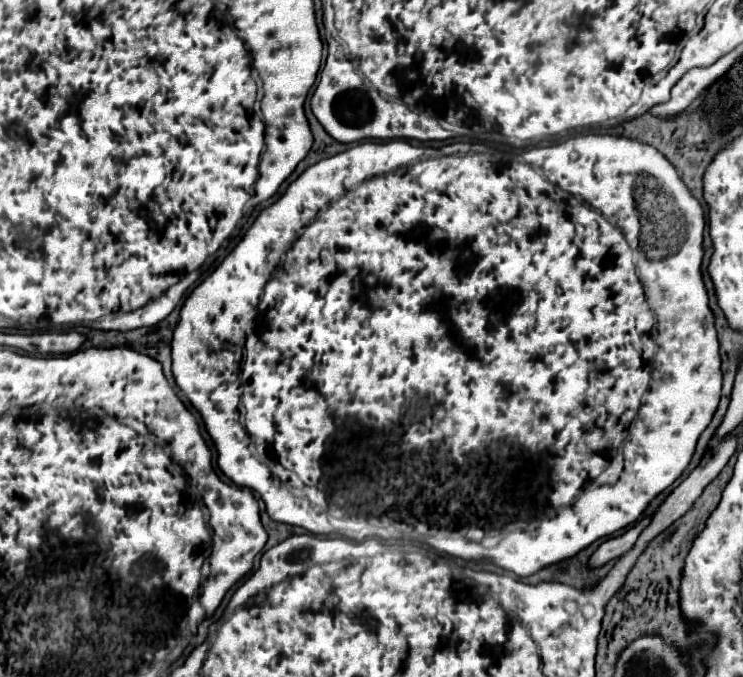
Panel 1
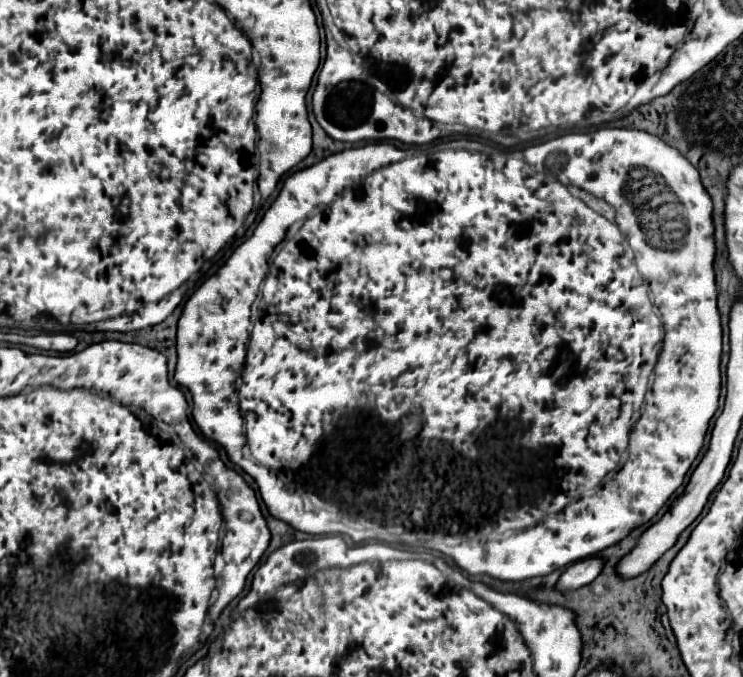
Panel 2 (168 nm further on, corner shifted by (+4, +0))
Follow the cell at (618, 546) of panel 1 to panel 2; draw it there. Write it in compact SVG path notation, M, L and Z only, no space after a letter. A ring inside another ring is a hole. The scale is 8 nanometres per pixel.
M593 556L593 558L585 558L585 560L579 560L575 564L571 564L559 578L559 590L577 590L579 586L585 586L589 582L593 582L601 570L605 566L605 560L599 558L599 556Z

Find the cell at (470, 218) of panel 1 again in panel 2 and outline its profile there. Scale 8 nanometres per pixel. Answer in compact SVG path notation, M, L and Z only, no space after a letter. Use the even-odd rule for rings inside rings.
M601 128L601 130L595 130L595 132L585 132L585 133L576 133L576 132L567 132L567 133L564 133L564 134L563 134L563 136L559 136L559 138L553 138L553 140L547 140L547 142L543 142L543 144L535 144L535 146L529 146L529 148L525 148L525 150L517 150L517 149L513 149L513 150L501 150L501 148L499 148L499 146L491 146L491 144L483 144L483 143L481 143L481 142L479 142L479 141L474 141L474 140L469 140L469 139L467 139L467 138L459 138L459 139L454 139L454 140L448 140L448 141L446 141L446 142L445 142L445 140L440 140L440 141L439 141L439 143L440 143L440 144L438 144L438 145L437 145L437 146L435 146L435 148L433 148L433 150L427 150L427 152L419 152L419 154L415 154L415 156L407 156L407 152L405 152L405 150L399 150L399 148L397 148L397 146L393 146L393 144L389 144L389 142L373 142L373 141L371 141L371 142L368 142L368 143L366 143L366 144L364 144L364 145L362 145L362 146L353 146L353 147L351 147L351 148L349 148L349 150L343 150L343 152L337 152L337 154L331 154L331 156L327 156L327 158L323 158L323 160L321 160L321 162L317 162L317 164L313 164L313 166L309 166L309 168L303 168L303 170L297 170L297 172L295 172L295 174L291 174L291 176L287 176L287 178L285 178L285 182L283 182L283 188L281 188L281 192L279 192L279 196L277 196L277 200L275 200L275 202L273 202L273 204L271 204L271 206L269 206L269 208L267 208L267 212L265 212L265 216L263 216L263 218L261 218L261 222L259 222L259 224L257 224L257 228L255 228L255 230L253 230L253 234L251 234L251 238L247 238L247 240L245 240L245 242L243 242L243 244L241 244L241 246L239 246L239 248L237 248L237 250L235 250L235 252L233 252L233 254L231 254L231 258L229 258L229 260L227 260L227 264L225 264L225 266L223 266L223 268L219 268L219 270L217 270L217 272L215 272L215 274L213 274L213 276L211 276L211 278L207 278L207 280L205 280L205 282L203 282L203 284L201 284L201 286L199 286L199 288L197 288L197 290L195 290L195 292L193 292L193 294L191 294L191 298L189 298L189 300L187 300L187 304L185 304L185 306L183 306L183 314L181 314L181 318L179 318L179 326L177 326L177 368L175 368L175 382L177 382L177 384L179 384L179 386L185 386L185 388L187 388L187 390L189 390L189 392L191 392L191 398L193 398L193 412L191 412L191 414L193 414L193 420L195 420L195 424L197 424L197 426L199 426L199 430L201 430L201 432L203 432L203 436L205 436L205 438L209 438L209 440L213 440L213 442L217 442L217 444L219 444L219 446L223 446L223 448L225 448L225 452L227 452L227 458L229 458L229 460L231 460L231 462L233 462L233 464L237 464L237 466L239 466L239 468L243 468L243 470L245 470L245 472L247 472L247 474L249 474L249 476L251 476L251 478L253 478L253 480L255 480L255 484L257 484L257 486L259 486L259 492L261 492L261 498L263 498L263 502L265 502L265 506L267 506L267 510L269 510L269 514L271 514L271 516L273 516L273 518L277 518L277 520L283 520L283 522L287 522L287 524L289 524L289 526L293 526L293 528L295 528L295 530L301 530L301 532L307 532L307 534L346 534L346 535L347 535L347 536L351 536L351 539L352 539L352 540L353 540L353 542L354 542L354 543L355 543L355 544L361 544L361 543L364 543L364 542L369 542L369 541L379 541L379 542L383 542L383 543L388 543L388 544L392 544L392 538L393 538L393 540L394 540L394 542L395 542L395 541L396 541L396 543L397 543L397 542L401 542L401 544L405 544L405 545L406 545L406 546L405 546L405 548L407 548L407 549L409 549L409 548L410 548L410 549L416 549L416 548L417 548L417 549L425 549L425 550L427 550L427 549L428 549L428 550L436 550L436 551L438 551L438 552L443 552L443 554L445 554L445 556L451 556L451 558L453 558L453 560L455 560L455 564L457 564L457 566L459 566L459 568L463 568L463 570L465 570L465 572L469 572L469 574L471 574L471 576L475 576L475 574L489 574L489 576L493 576L493 578L499 578L499 580L513 580L513 582L515 582L515 580L525 580L525 578L533 578L533 576L545 576L545 574L551 574L551 572L553 572L553 570L557 570L557 568L565 568L565 566L567 566L567 564L571 564L571 562L577 562L577 560L583 560L583 558L587 558L587 556L593 556L593 554L599 554L599 552L601 552L601 550L605 550L605 548L607 548L607 546L611 546L611 544L617 544L617 542L619 542L619 540L623 540L623 538L625 538L625 536L627 536L627 534L629 534L629 532L631 532L631 530L633 530L633 528L637 528L637 526L639 526L639 524L645 524L645 522L649 522L649 520L651 520L651 518L653 518L653 516L655 516L655 514L657 514L657 510L659 510L659 508L661 508L661 506L663 506L663 504L665 504L665 502L667 502L667 498L669 498L669 496L671 496L671 494L673 494L673 492L675 492L675 490L677 490L677 488L679 488L679 486L681 486L681 484L683 484L683 478L685 478L685 474L687 474L687 470L689 470L689 466L691 466L691 464L693 464L693 460L695 460L695 458L697 458L697 454L699 454L699 450L701 450L701 446L703 446L703 438L705 438L705 432L707 432L707 428L709 428L709 420L711 420L711 418L713 418L713 414L715 414L715 412L717 412L717 402L719 402L719 390L721 390L721 374L719 374L719 358L721 358L721 324L719 324L719 312L717 312L717 292L715 292L715 276L713 276L713 256L715 256L715 242L713 242L713 220L711 220L711 212L713 212L713 204L711 204L711 198L709 198L709 194L707 194L707 192L705 192L705 190L703 190L703 186L701 186L701 180L699 180L699 172L697 172L697 170L695 170L695 168L693 168L693 166L691 166L691 164L689 164L689 162L687 162L687 160L685 160L685 158L683 158L683 156L681 156L681 154L679 154L679 152L677 152L677 150L675 150L675 148L671 148L671 146L667 146L667 144L663 144L663 140L661 140L661 138L657 138L657 136L651 136L651 134L647 134L647 132L643 132L643 130L627 130L627 128ZM547 158L565 158L565 160L561 160L561 166L559 166L559 170L557 170L557 172L555 172L555 174L553 174L553 176L555 176L555 178L551 178L551 172L550 172L550 171L549 171L549 170L548 170L548 169L547 169L547 168L546 168L546 167L545 167L545 162L547 162ZM541 170L543 170L543 172L541 172ZM619 172L621 172L621 176L619 176ZM619 180L621 180L621 184L619 184ZM567 186L569 186L569 188L567 188ZM587 192L589 192L589 193L587 193ZM594 196L595 196L595 197L594 197ZM598 198L601 198L601 199L598 199ZM604 200L605 200L605 201L604 201ZM601 202L607 202L607 204L611 204L611 206L613 206L613 208L615 208L615 216L613 216L613 222L611 222L611 220L609 220L609 218L605 218L605 216L603 216L603 214L599 214L599 208L601 208ZM327 216L329 216L329 218L327 218ZM471 222L473 222L473 224L471 224ZM615 222L617 222L617 224L615 224ZM677 222L679 222L679 224L677 224ZM619 230L621 230L621 232L623 232L623 234L625 234L625 236L627 236L627 238L625 238L625 236L623 236L623 234L621 234L621 232L619 232ZM627 240L629 240L629 242L627 242ZM281 244L283 244L283 246L281 246ZM629 244L631 244L631 246L629 246ZM277 246L281 246L281 248L279 248L279 252L277 252L277 254L273 254L273 252L275 252L275 250L277 250ZM631 248L633 248L633 250L631 250ZM633 252L635 252L635 256L633 256ZM639 272L641 272L641 274L639 274ZM253 304L255 304L255 306L253 306ZM253 308L255 308L255 310L253 310ZM281 318L285 318L285 320L289 320L289 324L291 324L291 328L287 328L287 326L285 326L285 324L281 324ZM247 330L249 330L249 340L247 340ZM243 342L247 342L247 344L245 344L245 355L243 355ZM244 361L245 361L245 364L244 364ZM241 370L243 370L243 374L241 374ZM239 374L241 374L241 380L243 380L243 382L241 382L241 388L239 388L239 390L237 390L237 386L235 386L235 384L237 384L237 378L239 378ZM235 390L237 390L237 398L239 398L239 400L237 400L237 398L235 398ZM641 408L644 408L644 409L641 409ZM239 410L241 410L241 414L243 414L243 420L241 420L241 414L239 414ZM355 414L359 414L359 416L355 416ZM403 418L407 418L407 420L403 420ZM373 422L375 422L375 424L373 424ZM499 422L501 422L501 430L499 430L499 428L497 428L497 426L499 426ZM635 422L637 422L637 424L635 424ZM489 430L493 430L493 438L491 438L491 440L493 440L493 442L491 442L491 444L493 444L493 446L501 446L501 448L483 448L483 446L487 446L487 436L491 436L491 434L489 434ZM243 432L245 432L245 442L247 442L247 454L251 454L251 458L245 458L245 448L243 448L243 446L245 446L245 442L243 442ZM499 434L501 434L501 436L499 436ZM629 438L631 438L631 440L629 440ZM627 442L629 442L629 448L627 448ZM337 444L339 444L339 446L337 446ZM341 444L343 444L343 446L341 446ZM337 448L339 448L339 450L337 450ZM625 448L627 448L627 450L629 450L629 456L627 456L627 460L625 460L625 464L623 464L623 468L621 468L621 470L619 470L619 472L617 472L617 474L615 474L615 476L613 476L613 480L609 480L609 482L605 482L605 484L601 484L601 480L603 480L603 478L605 478L605 476L607 476L607 472L611 472L611 470L613 470L613 468L615 468L615 466L617 466L617 464L619 464L619 460L621 460L621 454L623 454L623 452L625 452ZM339 454L341 454L341 456L339 456ZM335 456L337 456L337 458L335 458ZM259 464L261 464L261 466L267 466L267 468L269 468L269 470L261 470L261 468L259 468ZM529 464L531 464L531 470L529 470ZM397 470L399 470L399 472L397 472ZM599 484L601 484L601 486L599 486ZM597 486L599 486L599 492L593 492L593 494L591 494L591 496L587 496L587 494L585 494L585 492L589 492L589 490L593 490L593 488L597 488ZM327 496L329 496L329 498L327 498ZM339 510L341 510L341 511L339 511ZM435 512L437 512L437 514L435 514ZM351 526L355 526L355 528L351 528ZM507 530L519 530L519 532L515 532L515 534L511 534L511 536L509 536L509 537L506 537L506 538L505 538L505 535L504 535L504 537L503 537L503 536L502 536L502 537L501 537L501 534L503 534L503 532L507 532ZM465 540L473 540L473 542L479 542L479 544L463 544L463 542L465 542Z

